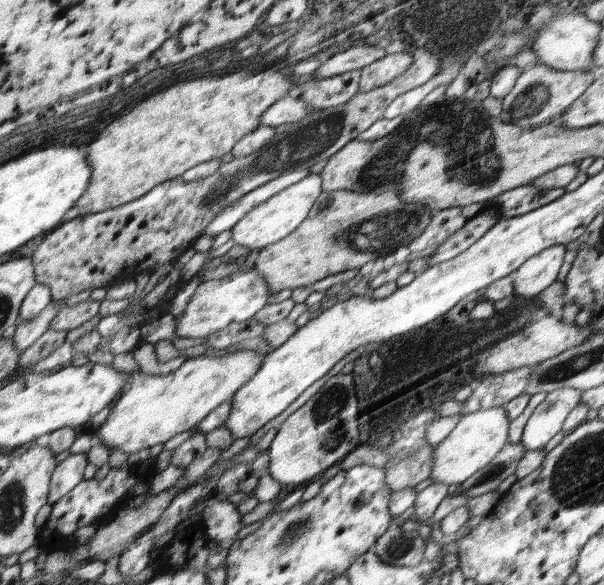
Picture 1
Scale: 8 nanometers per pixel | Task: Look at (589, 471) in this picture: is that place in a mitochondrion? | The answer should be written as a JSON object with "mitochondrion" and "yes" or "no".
{"mitochondrion":"yes"}

